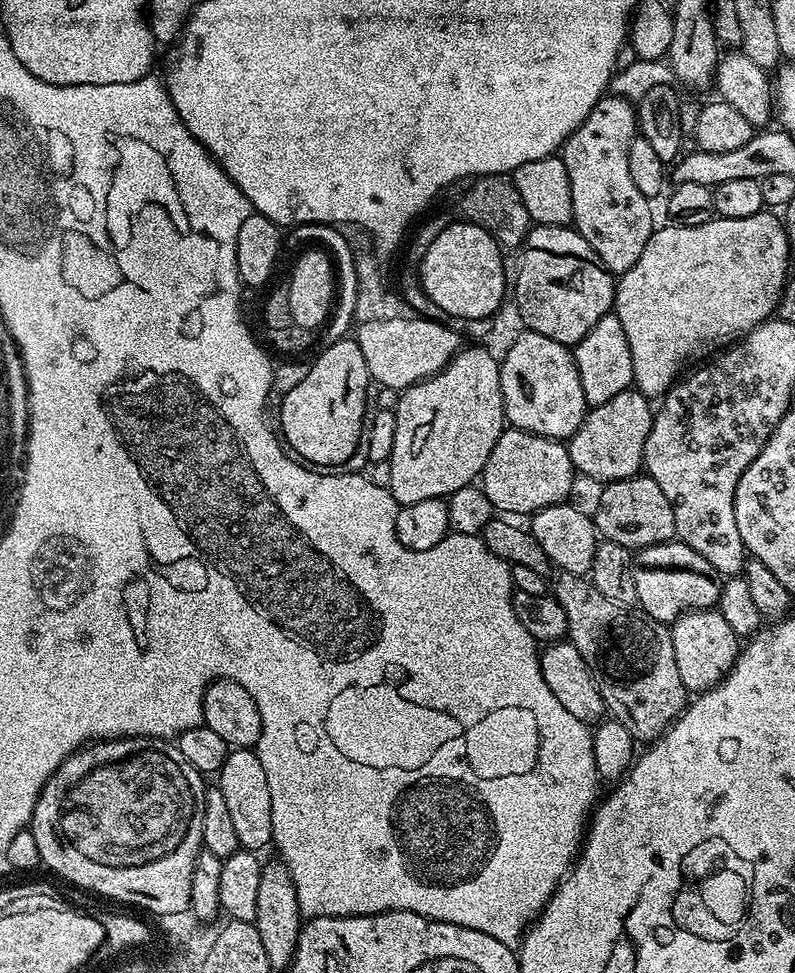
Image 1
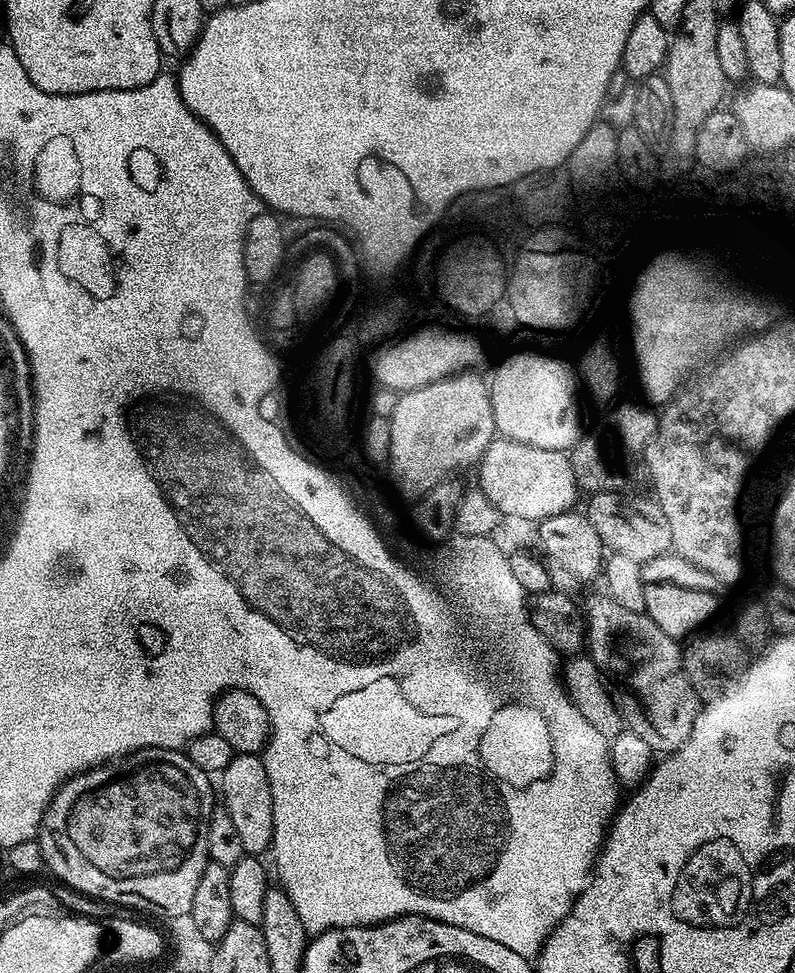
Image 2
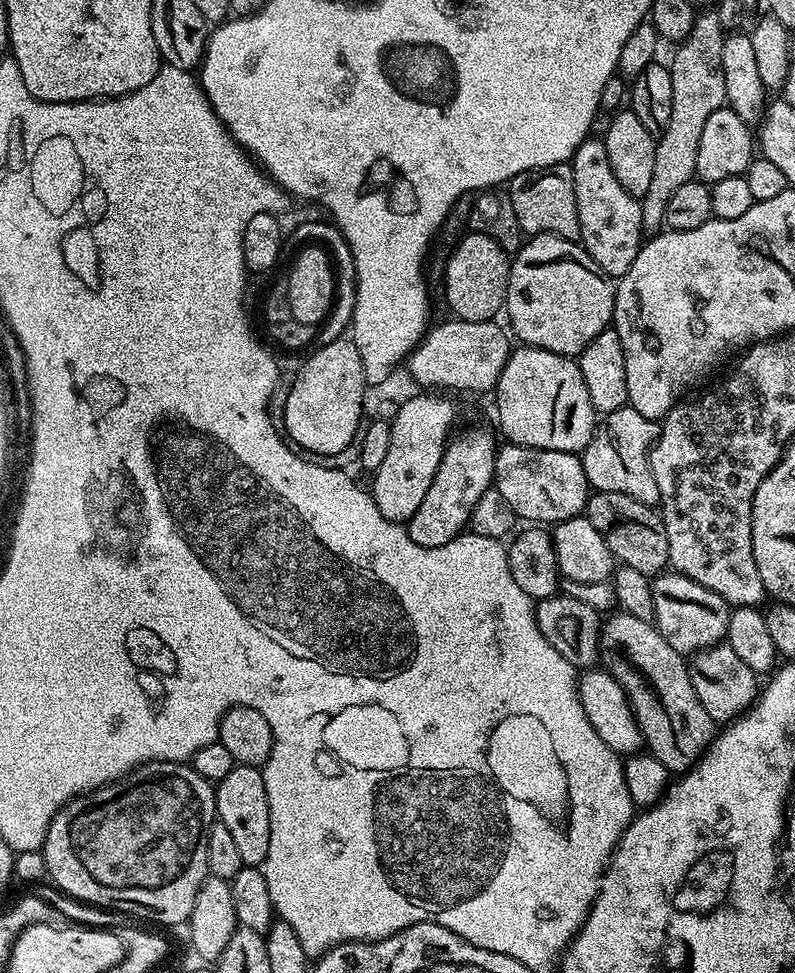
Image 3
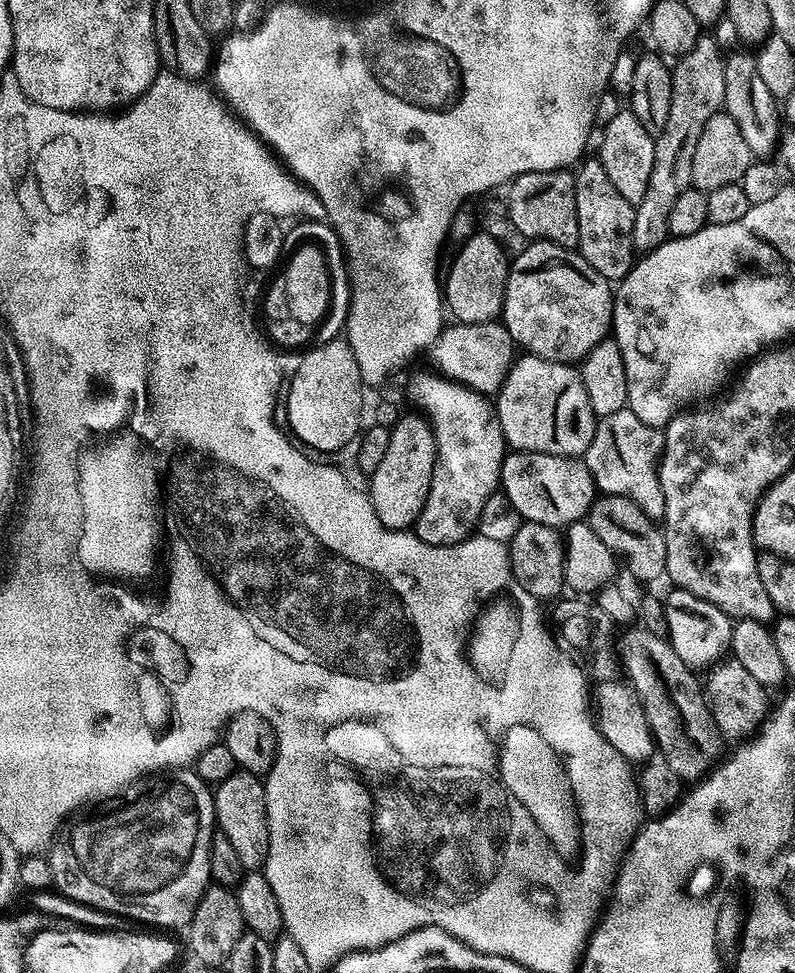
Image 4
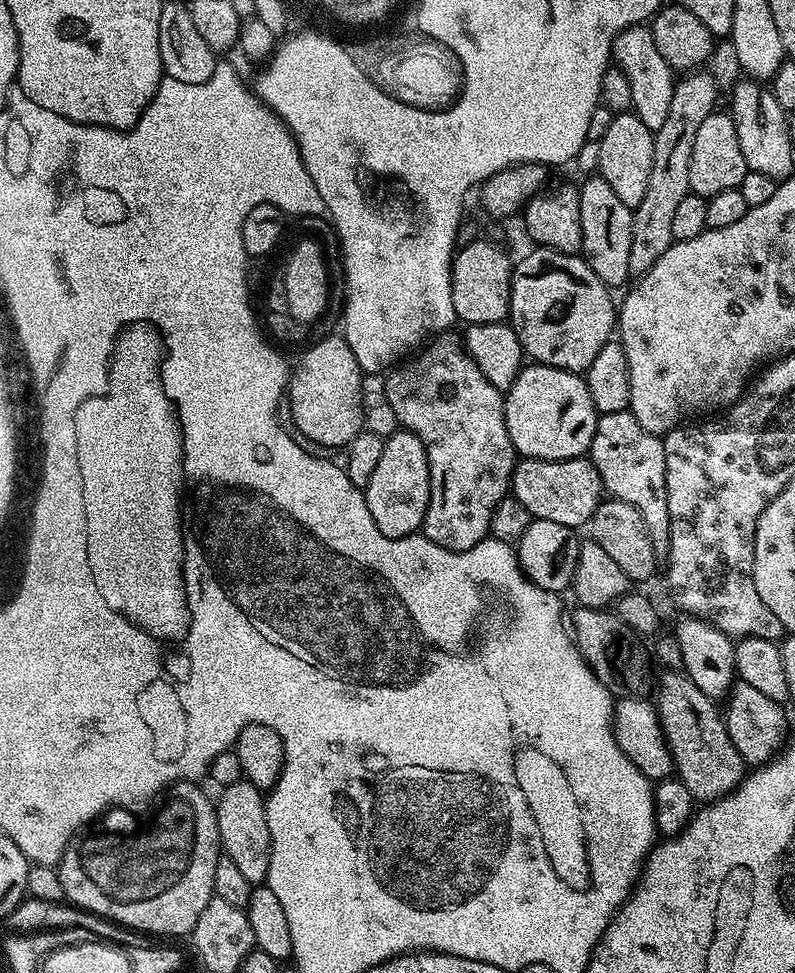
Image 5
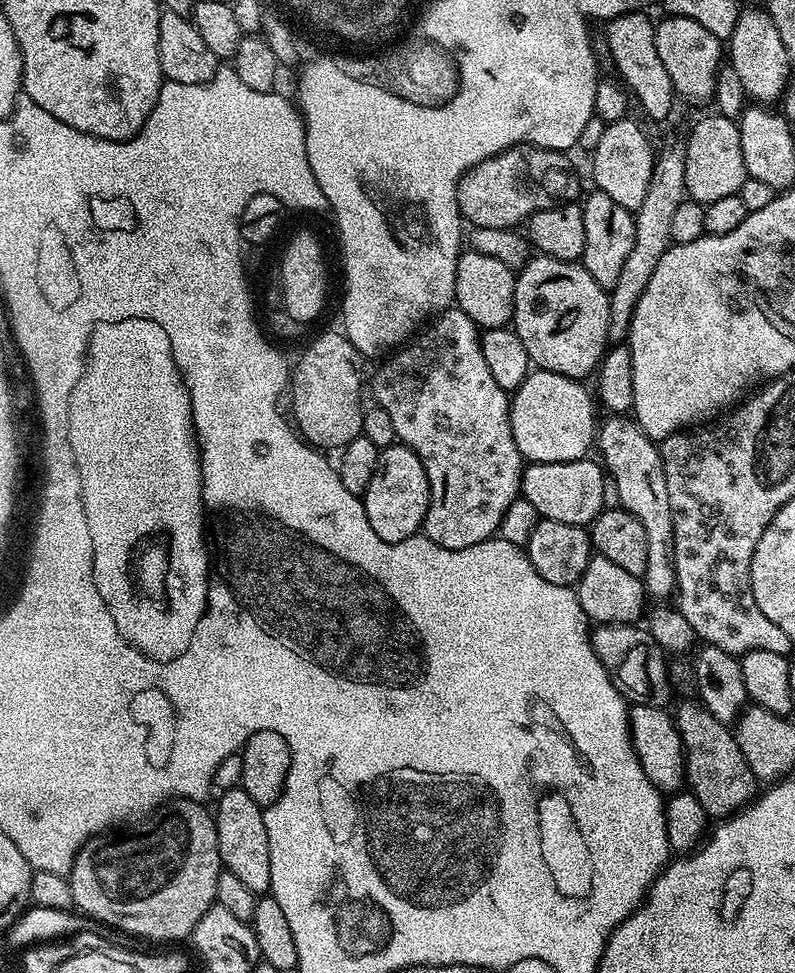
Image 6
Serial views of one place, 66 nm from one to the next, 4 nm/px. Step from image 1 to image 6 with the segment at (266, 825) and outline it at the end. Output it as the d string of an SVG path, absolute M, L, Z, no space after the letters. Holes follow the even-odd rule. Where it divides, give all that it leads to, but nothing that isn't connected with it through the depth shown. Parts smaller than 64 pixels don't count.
M244 787L225 788L219 793L220 801L214 807L220 863L230 874L244 883L251 892L264 894L272 887L270 882L270 842L266 838L264 809L259 808L246 794Z

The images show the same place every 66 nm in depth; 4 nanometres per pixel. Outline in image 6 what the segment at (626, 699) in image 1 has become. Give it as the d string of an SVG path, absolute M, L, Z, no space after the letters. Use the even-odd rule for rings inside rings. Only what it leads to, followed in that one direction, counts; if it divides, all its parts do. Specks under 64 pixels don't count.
M699 702L675 709L674 719L684 743L684 775L692 795L702 802L709 817L727 818L739 812L757 795L758 781L750 766L746 766L742 750L738 750L733 729L718 722L718 718L714 718L714 714Z

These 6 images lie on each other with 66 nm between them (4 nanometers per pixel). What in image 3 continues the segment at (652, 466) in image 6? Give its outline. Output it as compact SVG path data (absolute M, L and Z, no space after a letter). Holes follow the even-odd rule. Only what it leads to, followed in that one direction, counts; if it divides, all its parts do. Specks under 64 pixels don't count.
M625 406L623 408L619 408L618 410L614 410L610 415L603 417L597 423L596 432L592 435L592 441L584 447L582 453L582 459L584 462L584 469L586 470L586 478L588 479L589 485L595 491L598 492L613 492L614 494L626 494L630 498L634 498L638 502L642 502L643 504L650 504L653 506L659 505L660 495L658 494L658 482L654 482L654 474L652 473L652 467L650 466L650 458L648 457L650 453L652 453L652 446L656 443L656 439L660 436L660 424L657 421L651 420L650 418L646 418L646 414L638 414L638 410L634 410L631 406Z

